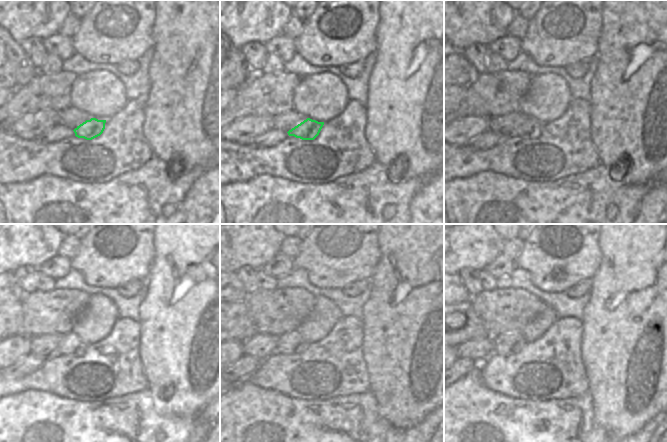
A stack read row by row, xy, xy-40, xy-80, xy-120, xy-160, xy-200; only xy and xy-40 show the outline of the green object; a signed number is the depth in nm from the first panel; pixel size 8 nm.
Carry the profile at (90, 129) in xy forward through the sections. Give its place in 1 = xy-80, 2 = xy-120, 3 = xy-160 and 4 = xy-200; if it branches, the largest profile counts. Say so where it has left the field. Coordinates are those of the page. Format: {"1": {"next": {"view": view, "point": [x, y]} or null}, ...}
{"1": {"next": {"view": "xy-80", "point": [531, 128]}}, "2": {"next": {"view": "xy-120", "point": [69, 345]}}, "3": {"next": {"view": "xy-160", "point": [290, 343]}}, "4": {"next": {"view": "xy-200", "point": [504, 344]}}}

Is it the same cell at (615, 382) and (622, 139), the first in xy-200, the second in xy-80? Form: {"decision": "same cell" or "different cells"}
{"decision": "same cell"}

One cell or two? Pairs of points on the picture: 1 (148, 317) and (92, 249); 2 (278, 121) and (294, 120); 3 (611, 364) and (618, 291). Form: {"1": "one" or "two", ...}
{"1": "two", "2": "one", "3": "one"}

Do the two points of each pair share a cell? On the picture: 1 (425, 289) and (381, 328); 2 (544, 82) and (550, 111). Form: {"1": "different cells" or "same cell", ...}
{"1": "same cell", "2": "same cell"}

